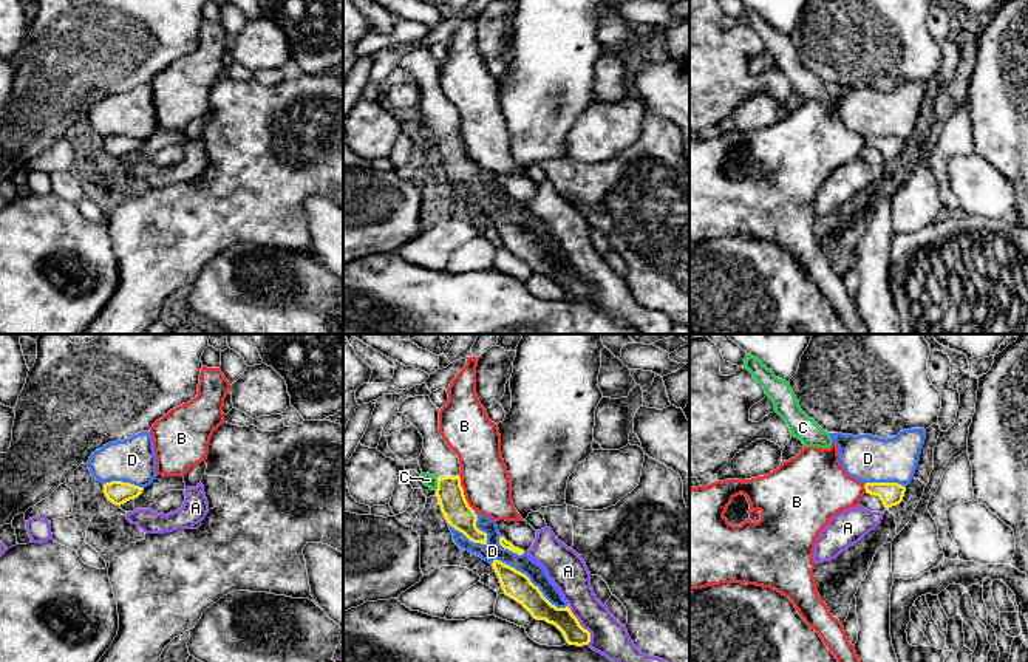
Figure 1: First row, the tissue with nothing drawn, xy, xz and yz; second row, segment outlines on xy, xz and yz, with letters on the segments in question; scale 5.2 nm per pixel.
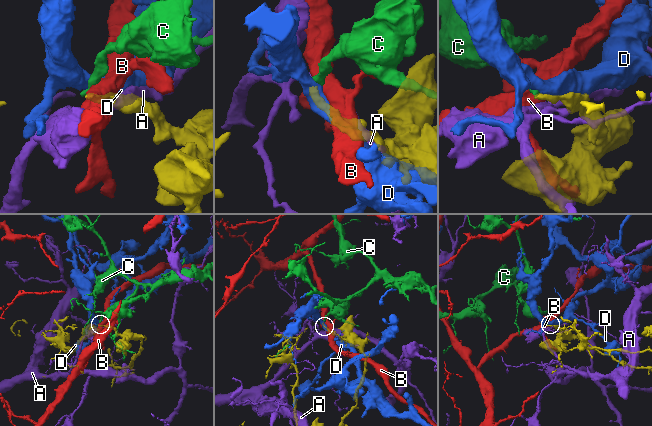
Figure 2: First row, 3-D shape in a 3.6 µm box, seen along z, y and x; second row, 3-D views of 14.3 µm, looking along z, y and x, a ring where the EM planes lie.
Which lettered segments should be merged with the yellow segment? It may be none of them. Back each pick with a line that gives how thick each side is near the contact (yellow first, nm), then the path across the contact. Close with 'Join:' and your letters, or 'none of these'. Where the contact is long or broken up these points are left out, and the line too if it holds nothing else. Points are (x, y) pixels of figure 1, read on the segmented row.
Join: none of these

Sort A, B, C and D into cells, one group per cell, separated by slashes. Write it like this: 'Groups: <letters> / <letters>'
Groups: A / B / C / D

